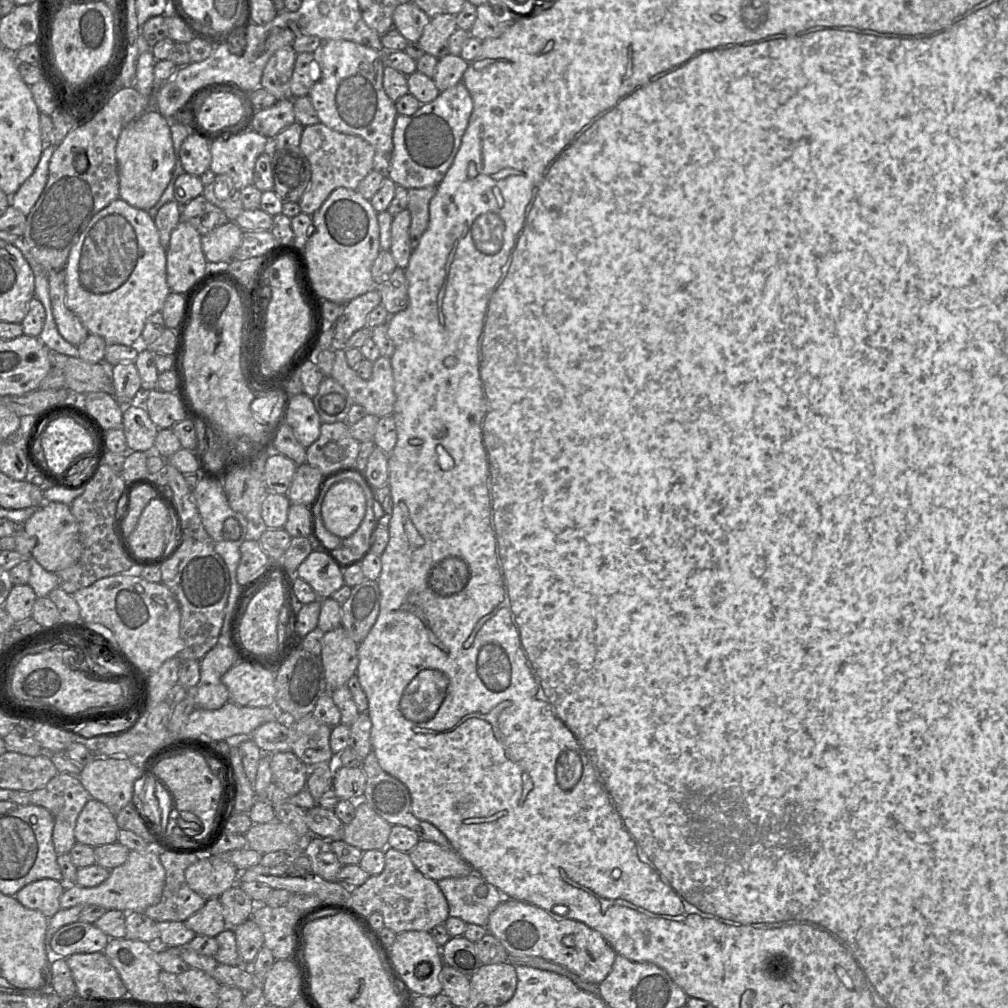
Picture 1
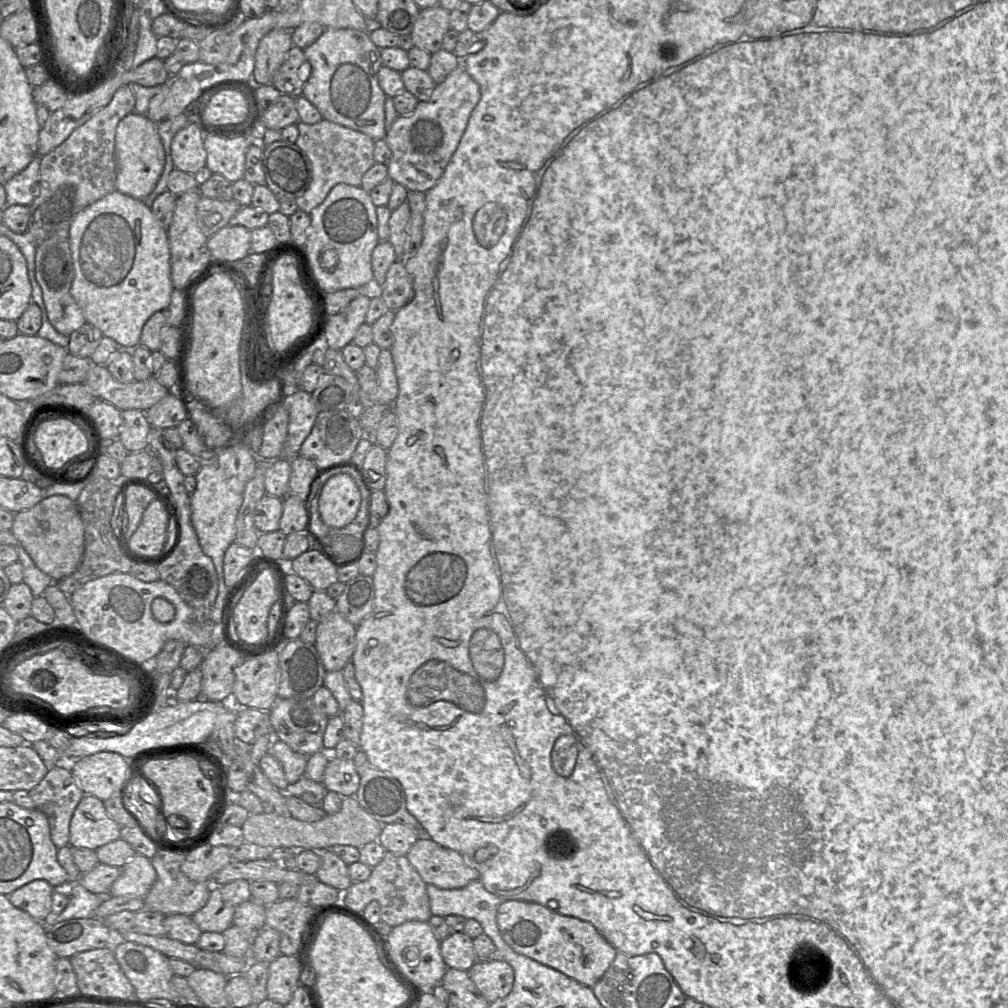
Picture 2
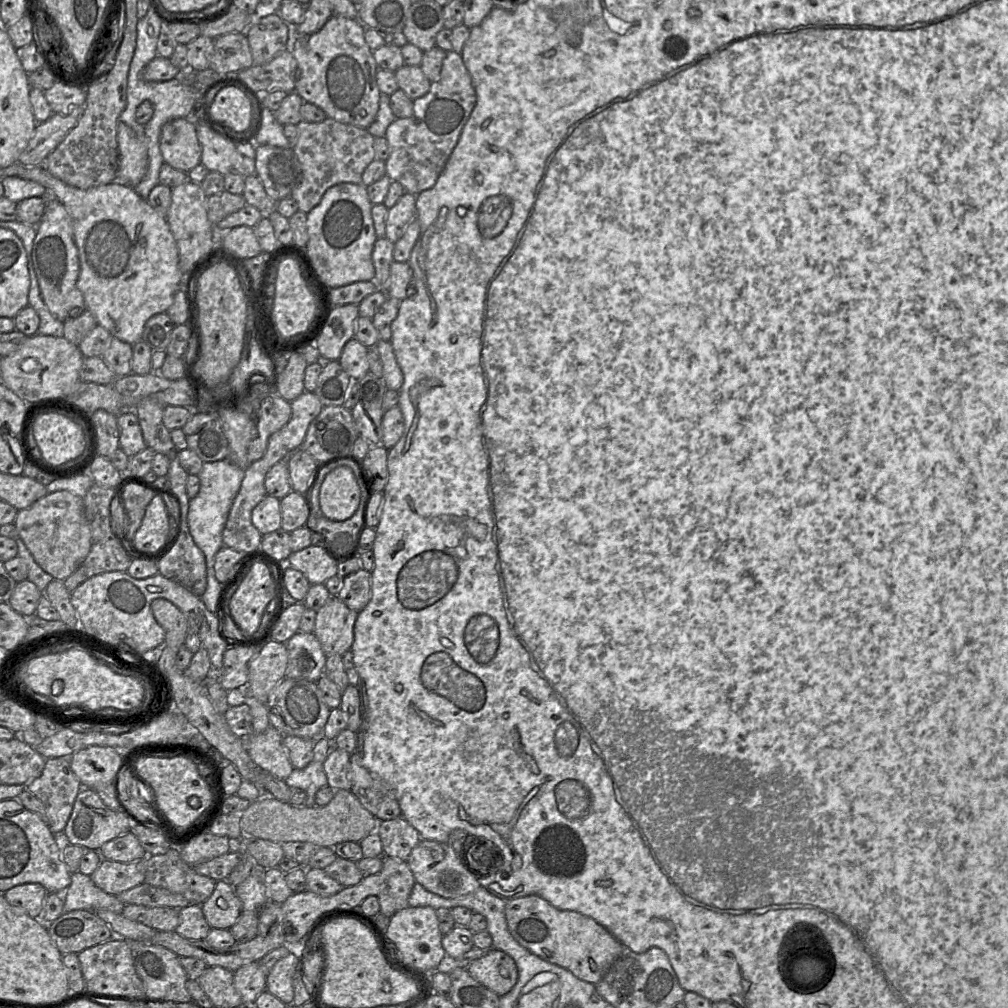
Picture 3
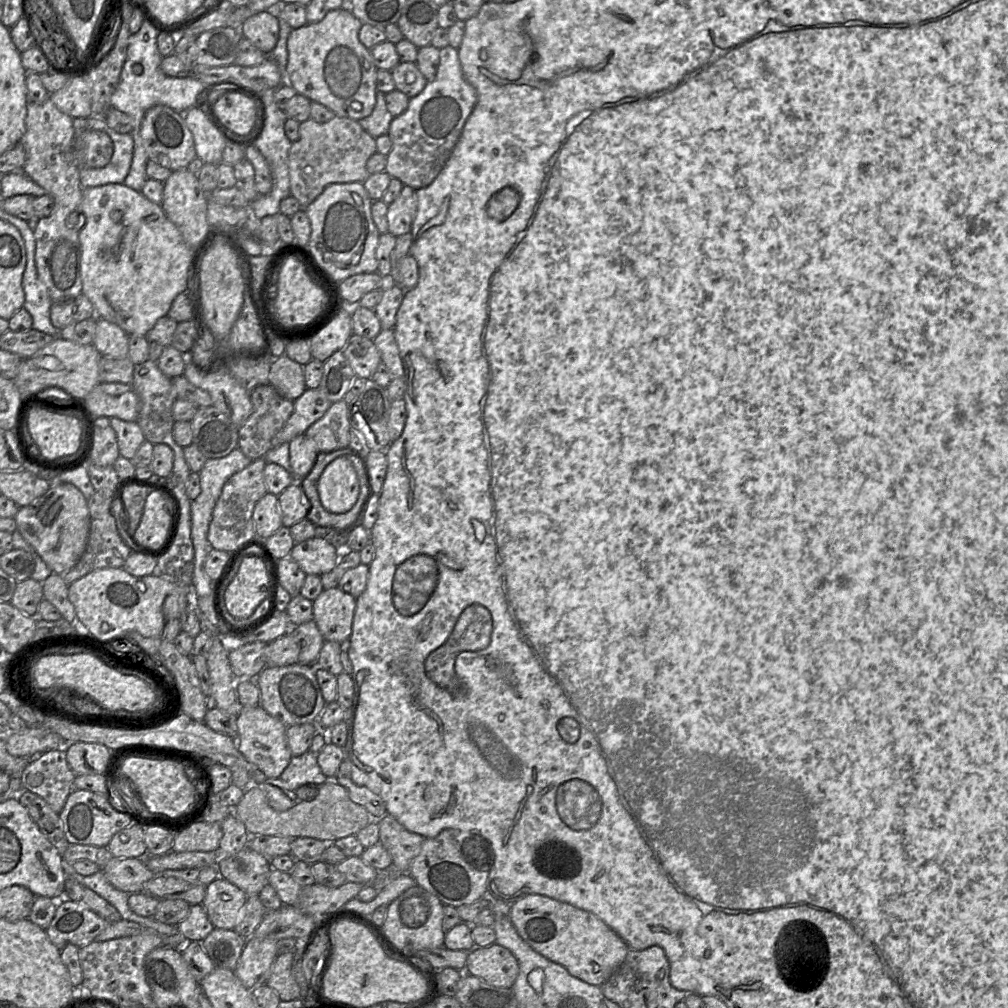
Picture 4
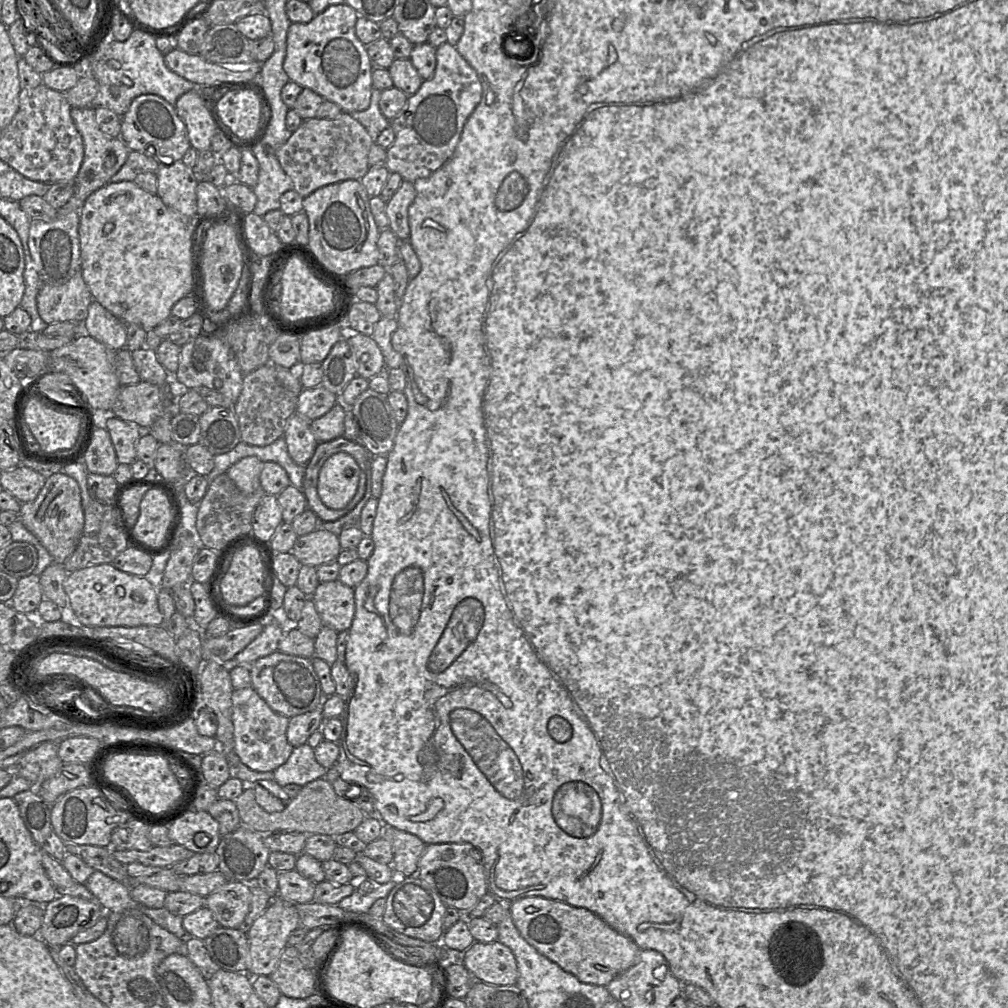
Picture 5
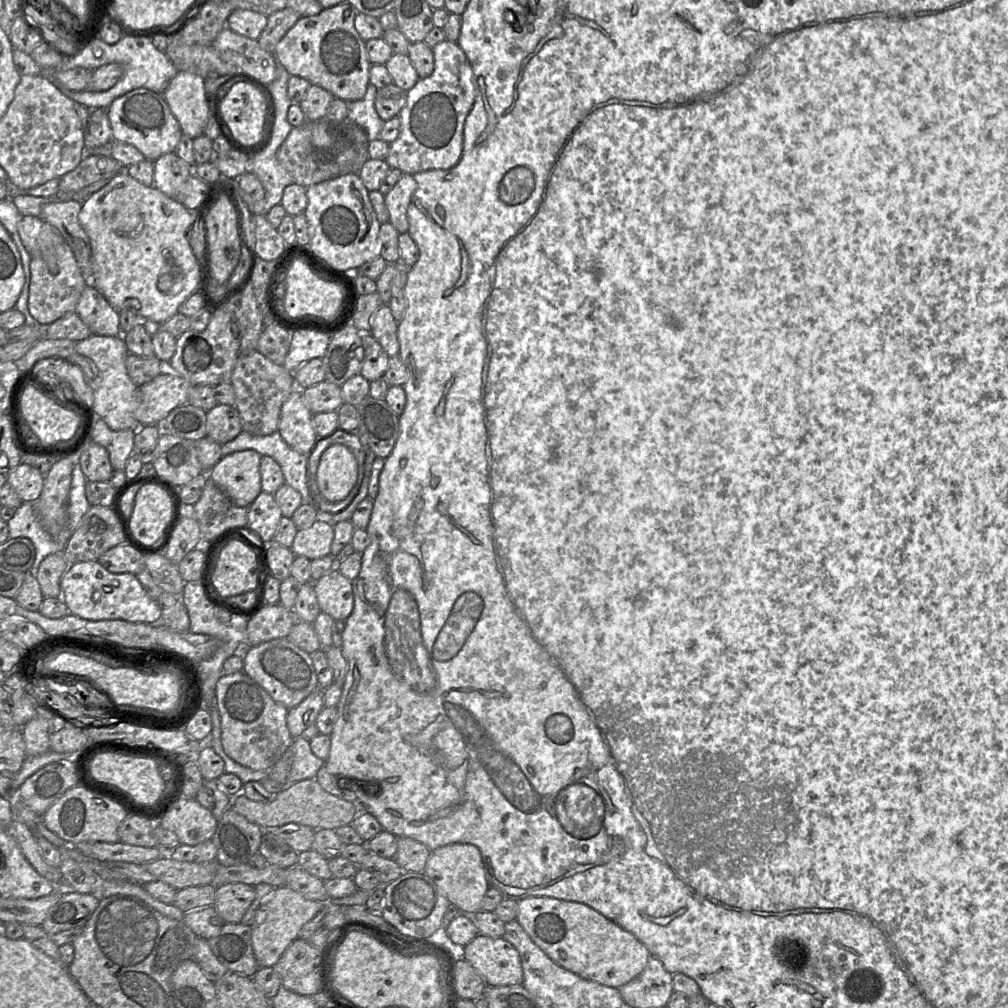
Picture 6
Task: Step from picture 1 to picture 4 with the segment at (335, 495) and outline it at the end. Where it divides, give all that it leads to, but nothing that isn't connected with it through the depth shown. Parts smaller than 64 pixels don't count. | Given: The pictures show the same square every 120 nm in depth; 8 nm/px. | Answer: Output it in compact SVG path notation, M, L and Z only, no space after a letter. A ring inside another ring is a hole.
M348 456L335 457L316 481L320 502L326 511L343 514L357 502L359 480Z

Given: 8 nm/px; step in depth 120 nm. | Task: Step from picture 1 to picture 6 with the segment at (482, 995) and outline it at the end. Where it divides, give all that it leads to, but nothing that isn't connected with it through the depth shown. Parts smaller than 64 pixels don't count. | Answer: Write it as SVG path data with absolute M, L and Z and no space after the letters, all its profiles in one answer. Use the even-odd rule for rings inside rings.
M478 934L464 947L465 960L481 975L487 986L523 985L520 955L503 937Z

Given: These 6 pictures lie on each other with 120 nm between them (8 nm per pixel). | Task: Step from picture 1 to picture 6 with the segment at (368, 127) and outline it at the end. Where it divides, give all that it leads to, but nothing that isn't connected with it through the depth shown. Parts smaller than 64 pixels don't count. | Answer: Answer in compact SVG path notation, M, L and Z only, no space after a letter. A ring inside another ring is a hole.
M349 2L324 8L314 16L301 16L275 47L274 55L291 76L306 79L335 98L346 102L364 97L369 84L371 62L364 41L355 28L358 11Z

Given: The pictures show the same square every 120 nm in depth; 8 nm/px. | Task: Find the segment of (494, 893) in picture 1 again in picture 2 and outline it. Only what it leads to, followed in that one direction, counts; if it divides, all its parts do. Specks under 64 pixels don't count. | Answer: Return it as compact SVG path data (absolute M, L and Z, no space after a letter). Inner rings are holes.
M480 880L459 889L440 889L427 884L426 891L432 915L458 915L477 920L497 950L501 951L503 940L495 928L495 915L503 900L487 891Z

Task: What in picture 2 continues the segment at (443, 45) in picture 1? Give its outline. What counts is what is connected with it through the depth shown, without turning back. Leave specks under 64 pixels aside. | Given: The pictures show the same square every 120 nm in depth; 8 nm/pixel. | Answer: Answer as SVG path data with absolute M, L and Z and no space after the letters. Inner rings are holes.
M438 6L420 9L410 34L415 47L433 54L442 49L442 42L445 34L450 29L450 12Z

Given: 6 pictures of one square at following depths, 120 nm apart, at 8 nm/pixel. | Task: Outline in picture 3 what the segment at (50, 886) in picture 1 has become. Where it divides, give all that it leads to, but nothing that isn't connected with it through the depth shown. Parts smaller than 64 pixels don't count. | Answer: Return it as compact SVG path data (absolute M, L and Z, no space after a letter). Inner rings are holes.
M39 883L17 885L3 893L11 906L22 908L32 918L40 914L47 894L47 890Z

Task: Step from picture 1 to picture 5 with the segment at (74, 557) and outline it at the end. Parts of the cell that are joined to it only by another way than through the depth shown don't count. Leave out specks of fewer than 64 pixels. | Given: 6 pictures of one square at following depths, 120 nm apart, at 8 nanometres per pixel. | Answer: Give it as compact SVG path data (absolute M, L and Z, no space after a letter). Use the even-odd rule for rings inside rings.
M62 472L46 478L36 498L21 503L18 519L47 549L53 561L63 564L74 552L84 528L84 510L77 481Z

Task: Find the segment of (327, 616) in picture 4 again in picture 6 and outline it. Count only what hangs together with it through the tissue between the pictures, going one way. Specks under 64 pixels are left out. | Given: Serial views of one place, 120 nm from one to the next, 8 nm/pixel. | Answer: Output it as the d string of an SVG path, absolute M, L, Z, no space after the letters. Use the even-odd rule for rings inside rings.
M337 568L314 582L321 611L335 620L345 621L354 608L352 580L344 576Z

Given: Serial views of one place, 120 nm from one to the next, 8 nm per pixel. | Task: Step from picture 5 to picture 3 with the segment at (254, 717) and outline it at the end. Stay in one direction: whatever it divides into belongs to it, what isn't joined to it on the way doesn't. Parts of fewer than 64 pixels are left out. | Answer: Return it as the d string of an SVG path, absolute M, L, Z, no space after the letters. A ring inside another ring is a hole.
M273 726L245 739L251 759L262 769L280 780L286 780L293 771L288 754L282 745L283 735Z

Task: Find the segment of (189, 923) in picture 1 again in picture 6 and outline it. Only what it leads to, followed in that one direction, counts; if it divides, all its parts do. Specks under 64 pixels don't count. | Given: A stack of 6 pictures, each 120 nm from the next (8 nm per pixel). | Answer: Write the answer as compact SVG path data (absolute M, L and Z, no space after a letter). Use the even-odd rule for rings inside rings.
M228 883L216 888L214 907L225 923L238 924L254 899L254 886Z

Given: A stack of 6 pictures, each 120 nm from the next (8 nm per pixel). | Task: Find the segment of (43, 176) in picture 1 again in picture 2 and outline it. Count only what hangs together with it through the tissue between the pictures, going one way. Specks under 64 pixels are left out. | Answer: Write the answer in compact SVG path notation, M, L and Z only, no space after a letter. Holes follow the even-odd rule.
M36 156L20 173L4 184L7 206L31 206L39 195L40 165L42 157Z

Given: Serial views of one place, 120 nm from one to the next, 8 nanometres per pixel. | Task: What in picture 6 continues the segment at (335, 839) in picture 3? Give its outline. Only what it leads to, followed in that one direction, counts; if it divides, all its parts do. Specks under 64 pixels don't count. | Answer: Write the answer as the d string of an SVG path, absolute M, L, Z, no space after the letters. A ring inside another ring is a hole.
M306 779L292 784L286 784L285 789L276 794L275 799L269 802L253 801L244 794L233 797L232 808L248 821L255 823L264 830L271 830L288 823L297 823L308 826L314 830L337 829L339 827L352 824L353 820L361 811L357 803L346 801L337 796L326 792L316 779Z

